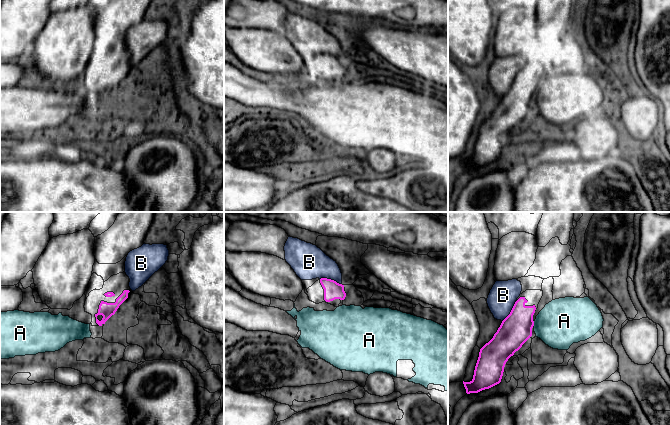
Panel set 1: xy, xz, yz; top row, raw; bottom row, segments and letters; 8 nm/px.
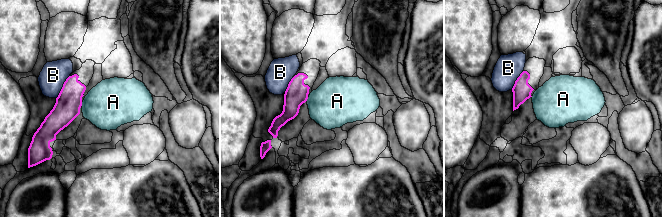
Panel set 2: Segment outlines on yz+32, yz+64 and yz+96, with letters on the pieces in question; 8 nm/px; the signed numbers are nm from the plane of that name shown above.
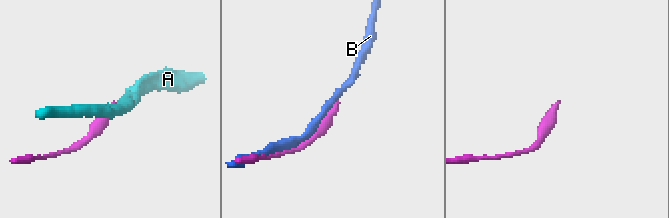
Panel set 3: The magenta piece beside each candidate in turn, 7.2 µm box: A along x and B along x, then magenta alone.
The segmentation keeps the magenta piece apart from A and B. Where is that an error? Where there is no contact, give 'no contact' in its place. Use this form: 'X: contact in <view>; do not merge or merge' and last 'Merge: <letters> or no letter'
A: contact in yz; do not merge
B: contact in xz; do not merge
Merge: no letter

